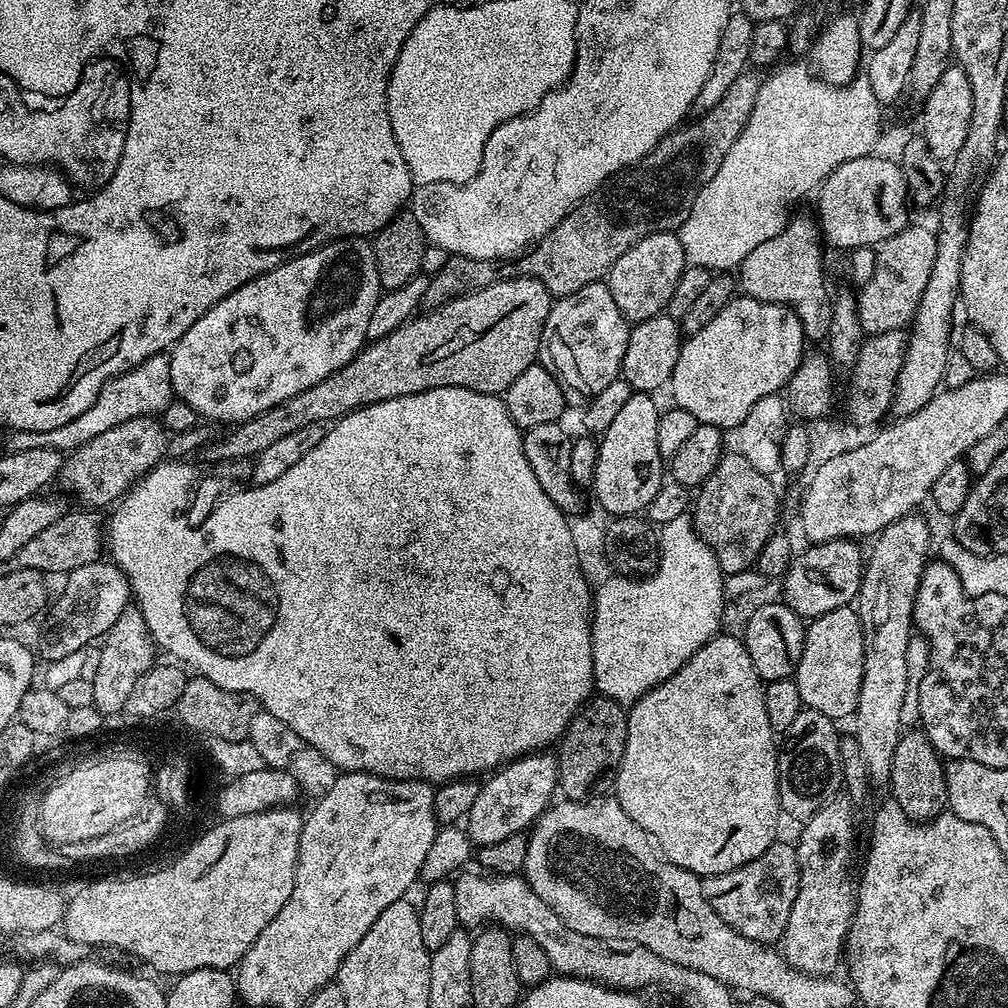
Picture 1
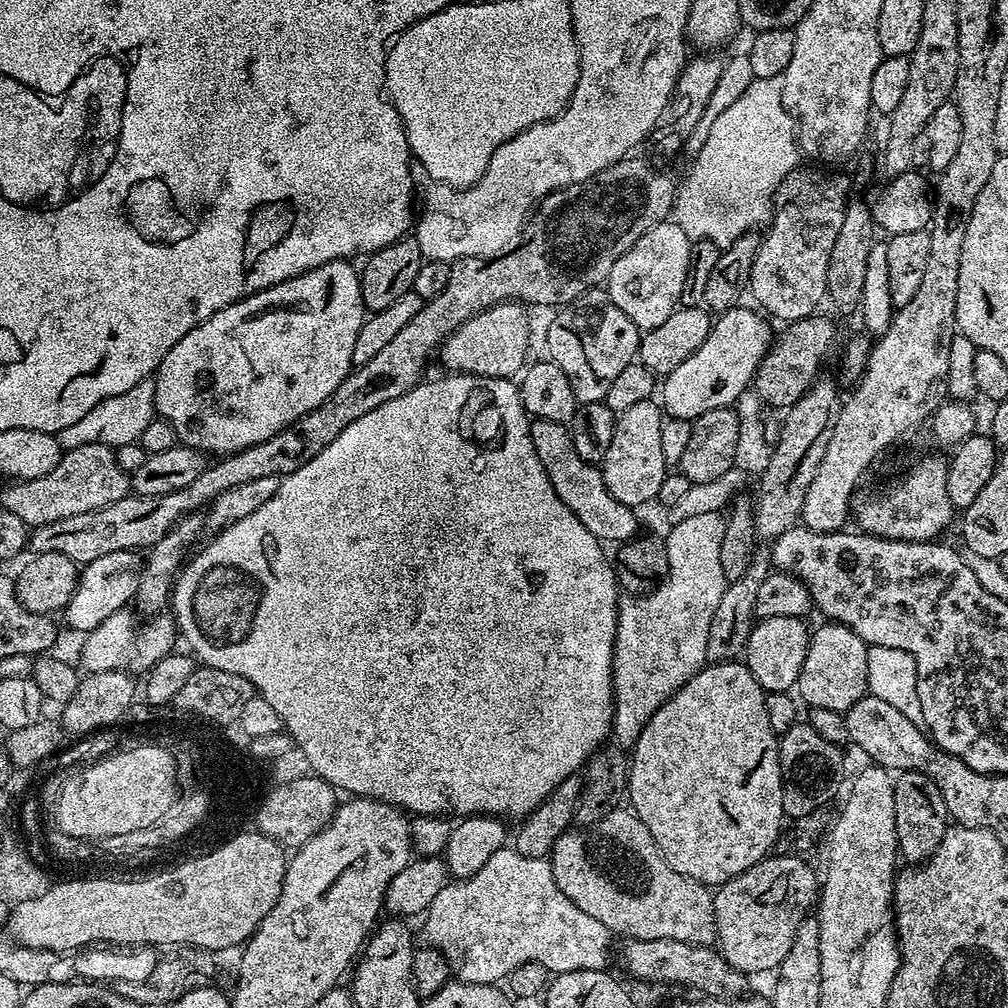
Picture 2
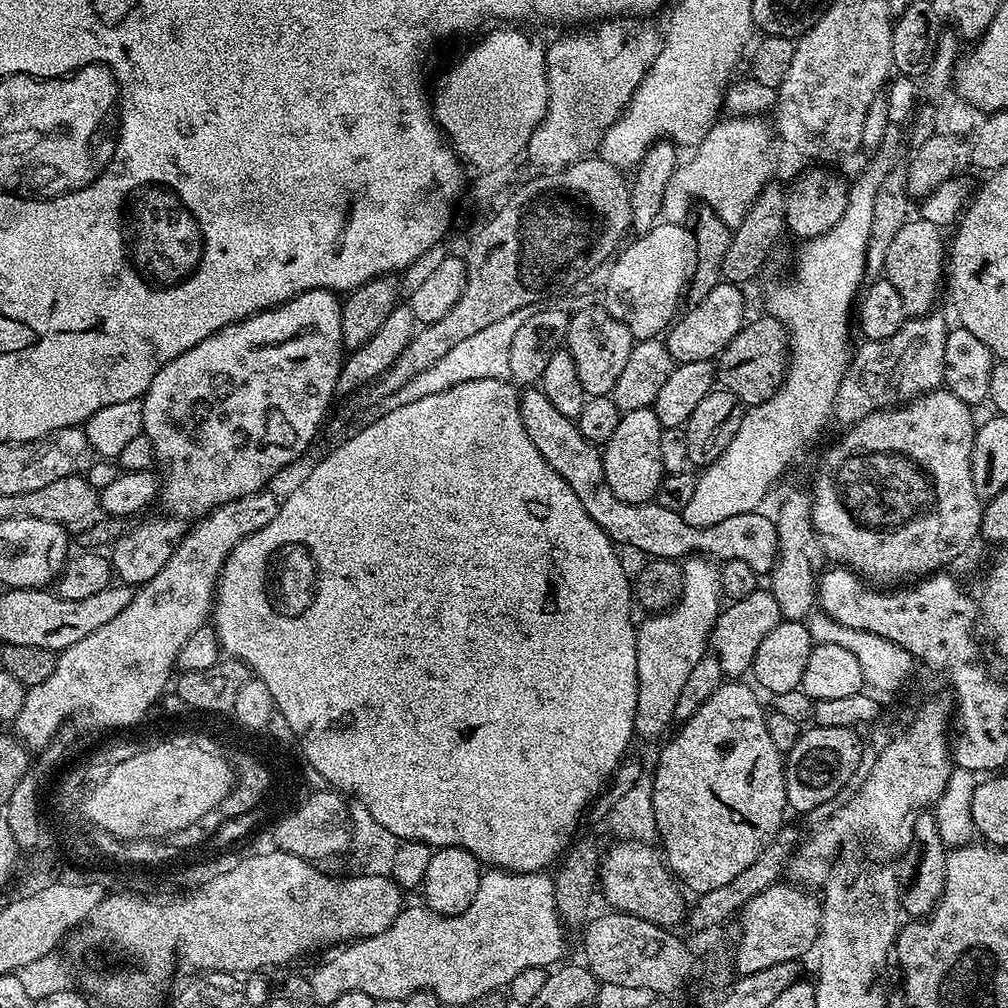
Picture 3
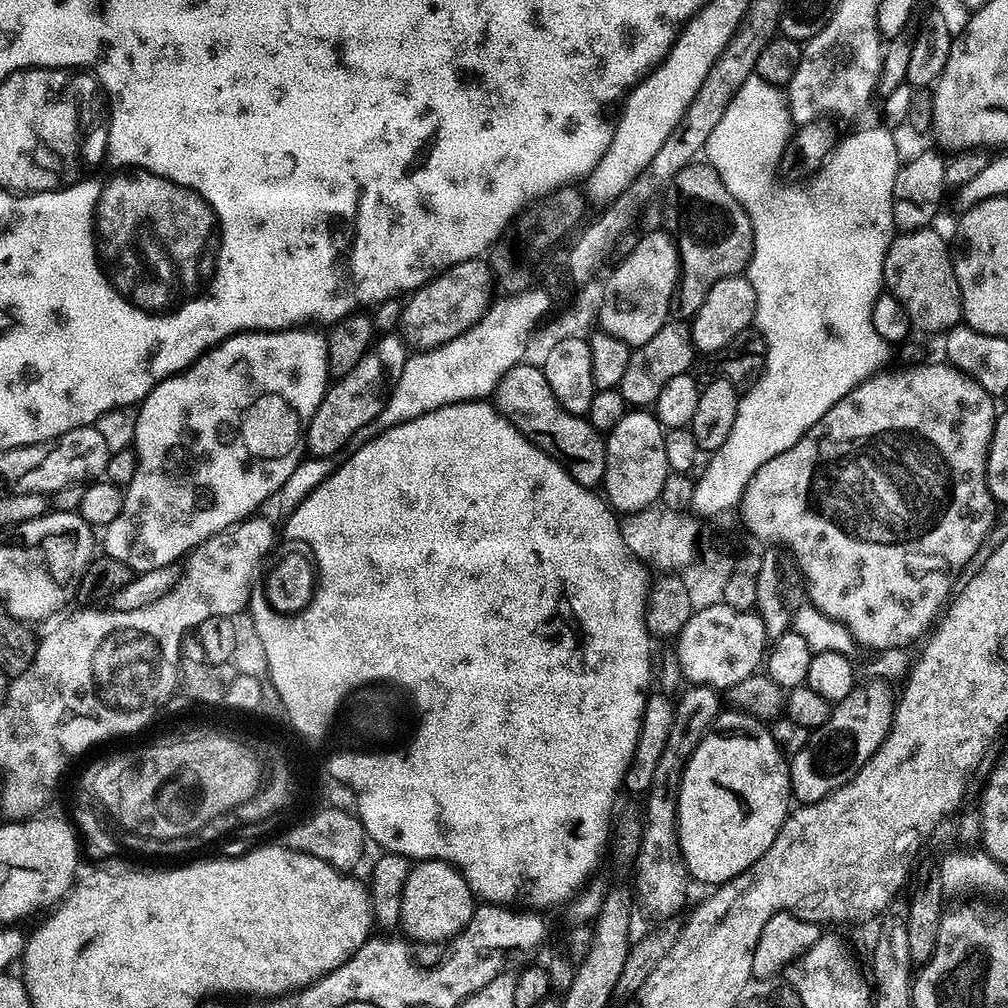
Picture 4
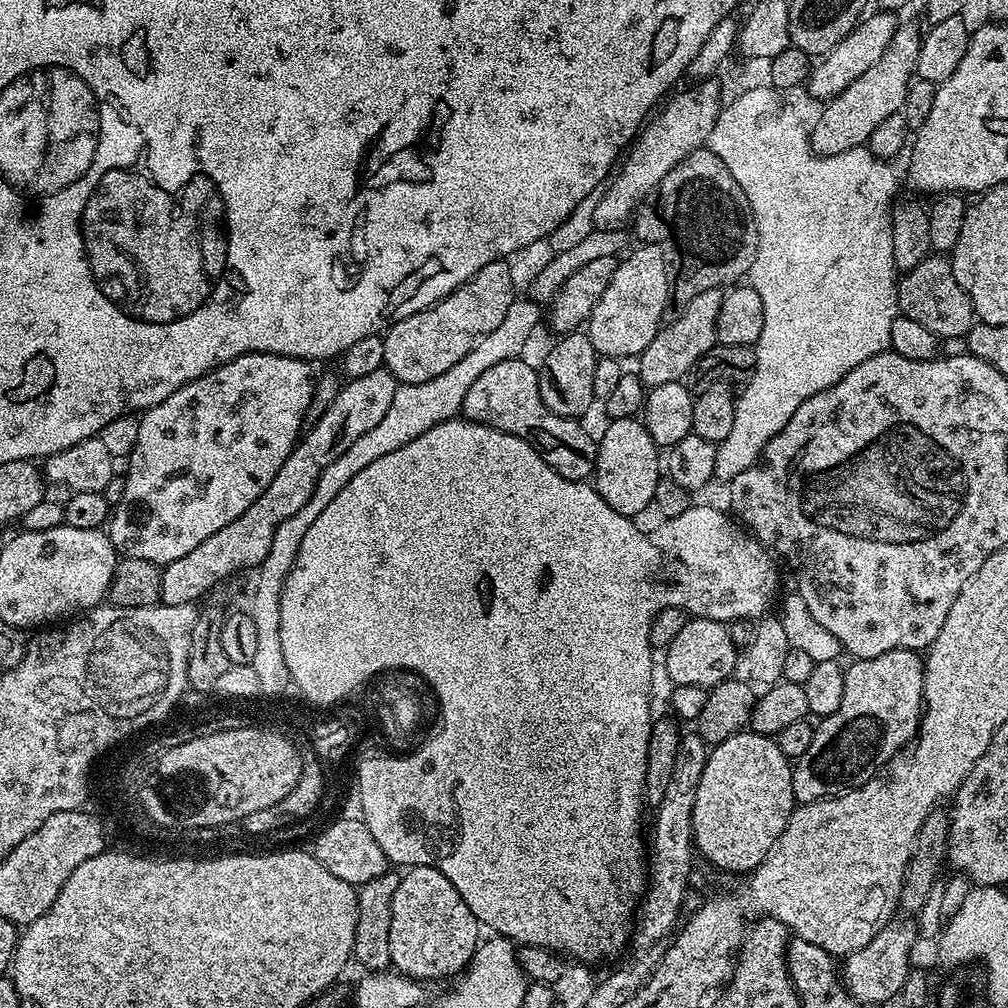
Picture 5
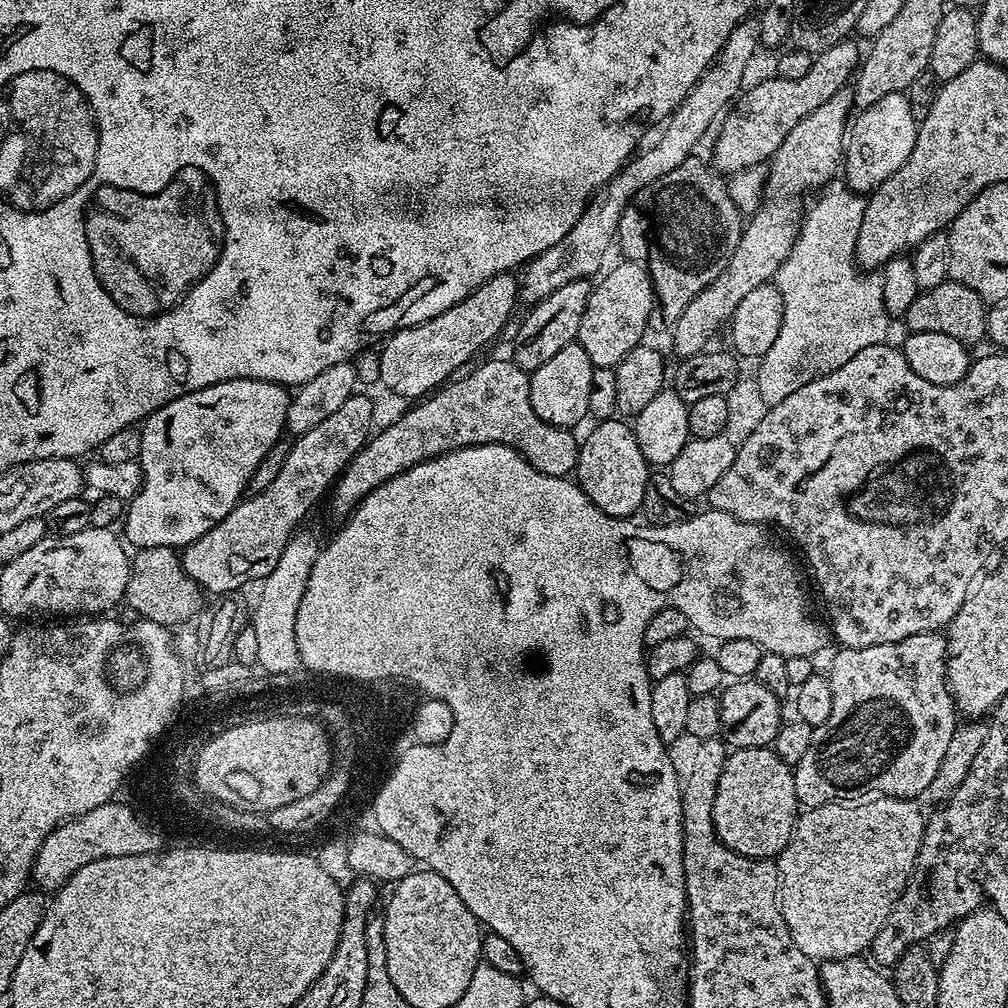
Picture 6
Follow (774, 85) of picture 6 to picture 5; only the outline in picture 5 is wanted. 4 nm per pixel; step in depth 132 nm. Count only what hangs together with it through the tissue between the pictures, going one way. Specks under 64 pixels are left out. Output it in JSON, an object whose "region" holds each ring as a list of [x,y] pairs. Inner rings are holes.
{"region":[[[869,11],[859,24],[852,27],[850,34],[846,34],[846,38],[842,38],[842,42],[834,46],[834,50],[830,50],[815,61],[806,85],[807,91],[812,91],[820,102],[833,100],[838,94],[842,94],[842,90],[846,90],[850,82],[862,78],[862,74],[866,74],[866,70],[870,70],[870,66],[874,66],[874,62],[882,58],[886,46],[890,46],[890,38],[894,38],[897,23],[897,13]]]}

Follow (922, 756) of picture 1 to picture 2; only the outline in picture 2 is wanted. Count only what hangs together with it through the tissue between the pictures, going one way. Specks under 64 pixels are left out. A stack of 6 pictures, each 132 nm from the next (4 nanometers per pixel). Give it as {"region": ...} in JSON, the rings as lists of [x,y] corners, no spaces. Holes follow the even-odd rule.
{"region":[[[924,770],[901,772],[895,777],[894,786],[894,822],[896,823],[896,842],[898,852],[908,862],[926,862],[938,850],[946,830],[950,826],[950,817],[942,790]]]}

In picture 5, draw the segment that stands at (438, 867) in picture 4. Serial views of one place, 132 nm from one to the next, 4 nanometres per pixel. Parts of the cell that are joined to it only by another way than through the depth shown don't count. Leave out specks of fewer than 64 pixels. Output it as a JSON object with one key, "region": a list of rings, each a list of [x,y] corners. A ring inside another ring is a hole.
{"region":[[[425,864],[409,867],[398,882],[398,891],[394,894],[394,906],[390,906],[390,958],[392,968],[401,976],[409,976],[412,980],[429,982],[428,980],[444,980],[447,976],[459,977],[472,963],[472,955],[477,944],[481,943],[482,925],[470,914],[470,906],[462,902],[462,894],[454,890],[450,878],[437,868]]]}

